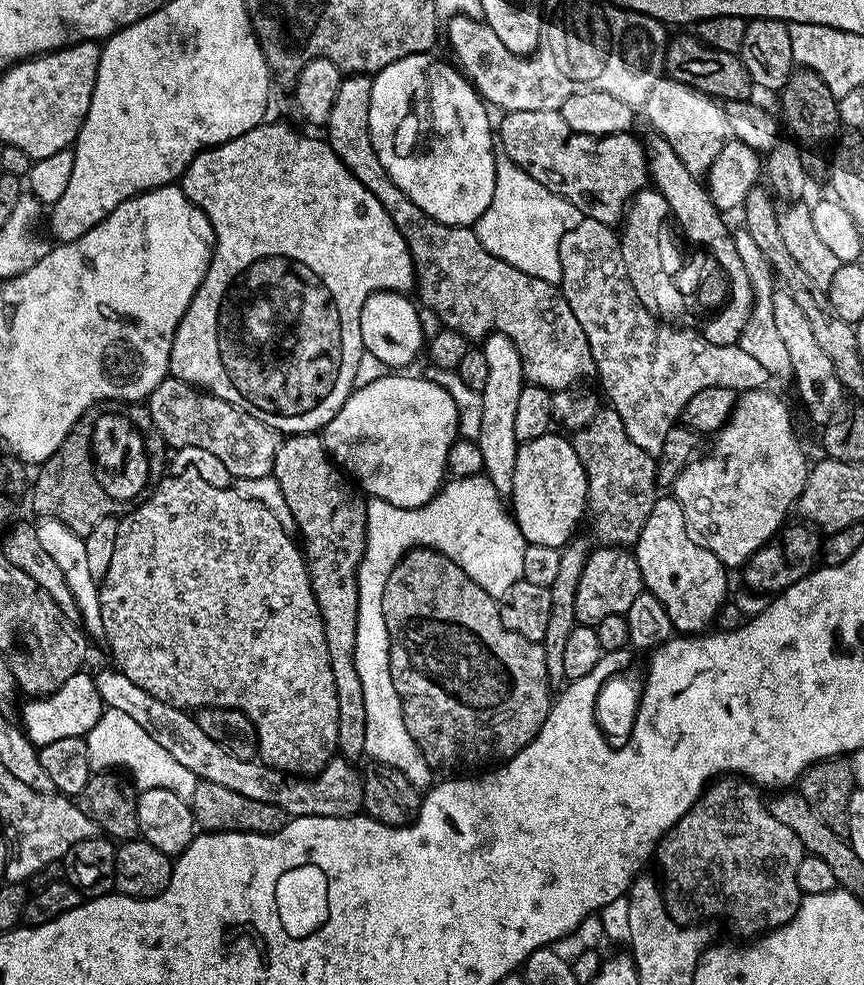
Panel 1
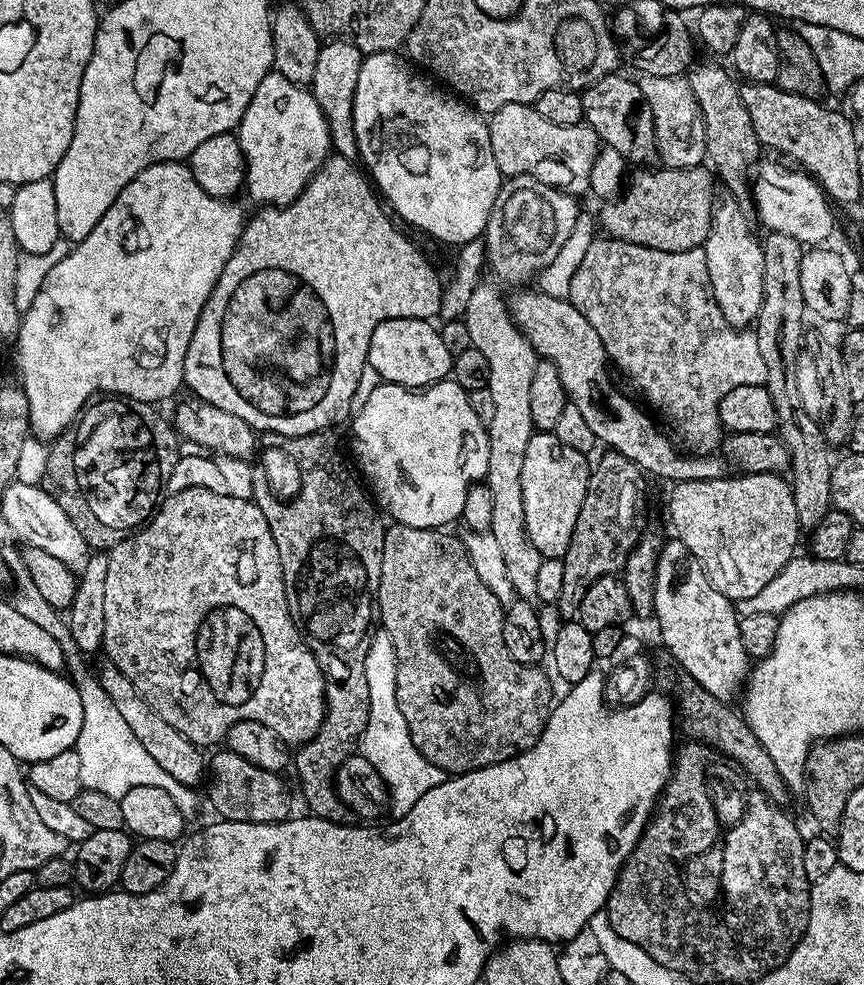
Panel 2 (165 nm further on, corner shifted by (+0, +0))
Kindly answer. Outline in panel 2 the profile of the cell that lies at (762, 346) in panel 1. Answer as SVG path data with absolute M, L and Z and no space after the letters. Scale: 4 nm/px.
M731 195L717 199L712 205L712 221L708 237L702 245L706 254L708 287L732 328L747 329L756 320L763 302L763 243L752 233L745 209Z

